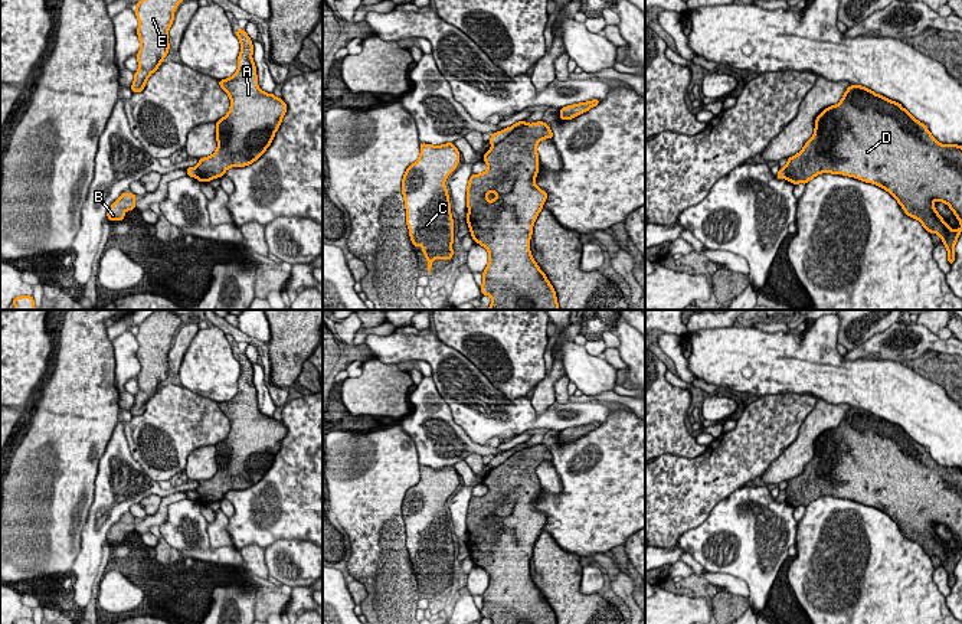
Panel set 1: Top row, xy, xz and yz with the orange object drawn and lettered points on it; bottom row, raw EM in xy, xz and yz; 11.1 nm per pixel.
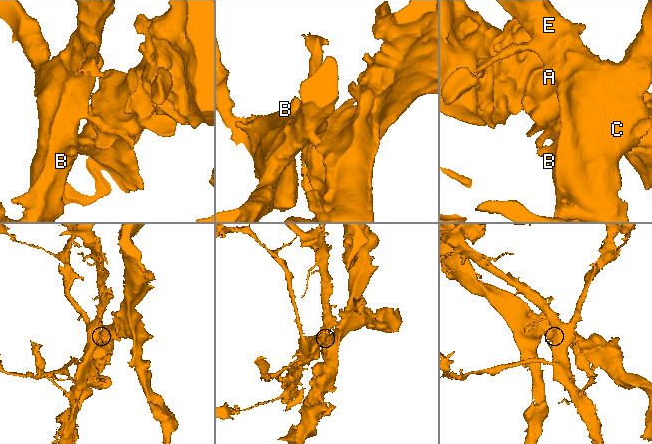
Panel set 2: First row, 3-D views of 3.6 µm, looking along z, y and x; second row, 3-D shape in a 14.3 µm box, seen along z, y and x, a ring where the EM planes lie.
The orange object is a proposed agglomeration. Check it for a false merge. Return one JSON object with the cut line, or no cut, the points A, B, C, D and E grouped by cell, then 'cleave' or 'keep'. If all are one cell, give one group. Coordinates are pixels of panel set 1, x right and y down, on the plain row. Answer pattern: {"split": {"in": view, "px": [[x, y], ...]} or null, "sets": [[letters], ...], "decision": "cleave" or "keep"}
{"split": {"in": "xz", "px": [[529, 447], [514, 451], [493, 469]]}, "sets": [["A", "D"], ["B", "C", "E"]], "decision": "cleave"}

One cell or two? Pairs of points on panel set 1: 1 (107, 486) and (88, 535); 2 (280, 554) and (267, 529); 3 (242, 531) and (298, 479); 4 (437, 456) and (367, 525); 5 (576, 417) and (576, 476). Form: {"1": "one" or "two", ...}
{"1": "one", "2": "two", "3": "one", "4": "two", "5": "two"}

